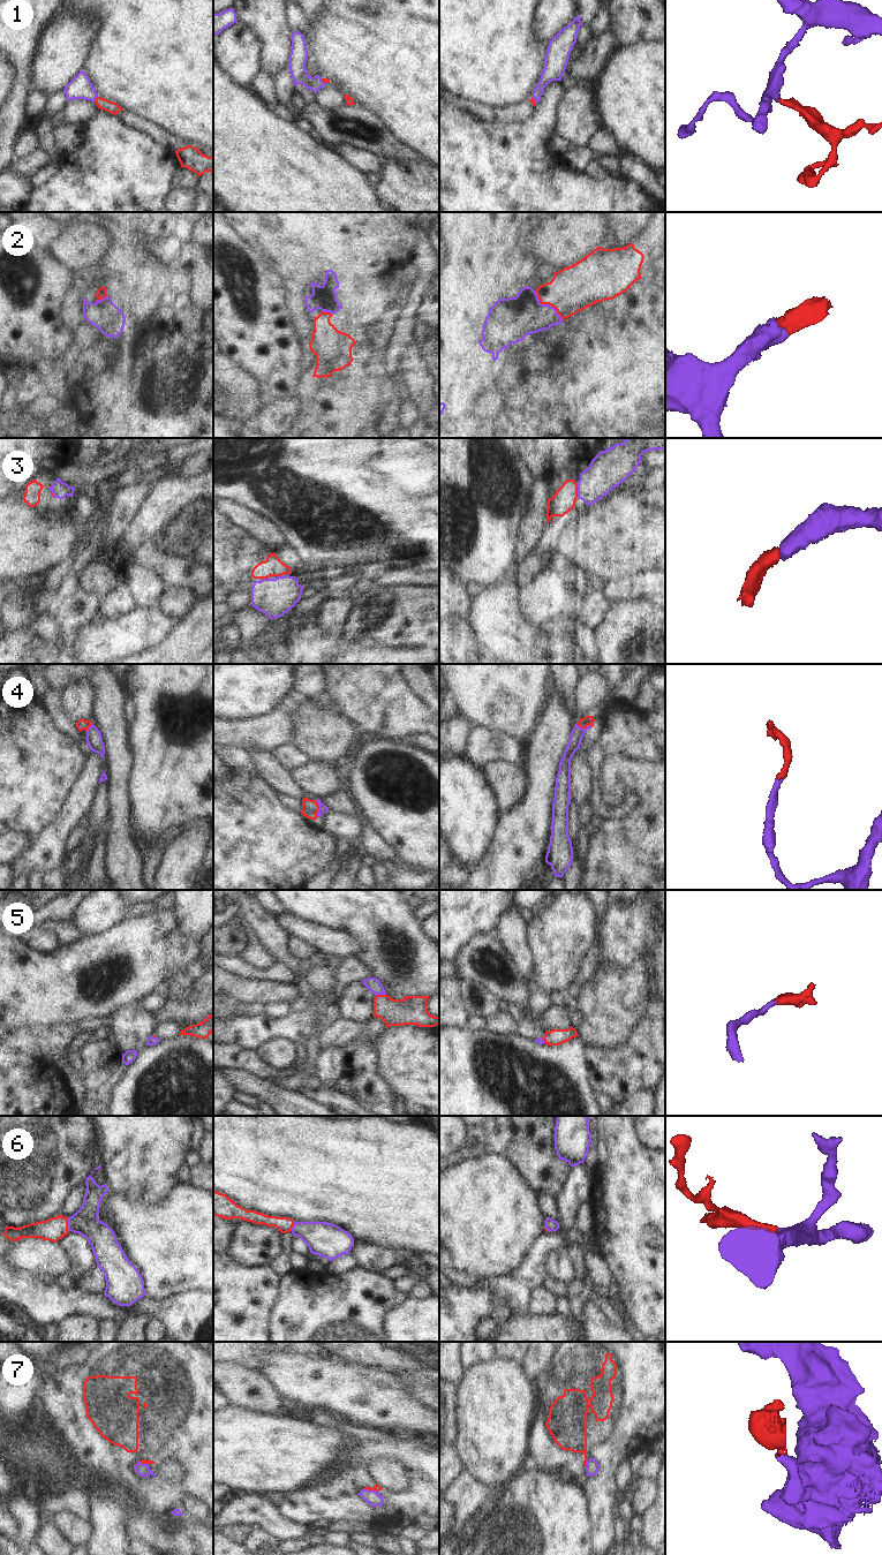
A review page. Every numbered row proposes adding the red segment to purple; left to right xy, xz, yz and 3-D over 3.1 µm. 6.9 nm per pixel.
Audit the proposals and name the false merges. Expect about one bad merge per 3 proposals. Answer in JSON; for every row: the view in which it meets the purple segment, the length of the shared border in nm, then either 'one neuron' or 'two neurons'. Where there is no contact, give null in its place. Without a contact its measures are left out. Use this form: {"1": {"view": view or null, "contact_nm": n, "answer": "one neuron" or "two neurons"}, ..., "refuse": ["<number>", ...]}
{"1": {"view": "xy", "contact_nm": 40, "answer": "one neuron"}, "2": {"view": "yz", "contact_nm": 300, "answer": "one neuron"}, "3": {"view": "yz", "contact_nm": 100, "answer": "one neuron"}, "4": {"view": "yz", "contact_nm": 120, "answer": "one neuron"}, "5": {"view": "xz", "contact_nm": 80, "answer": "one neuron"}, "6": {"view": "xy", "contact_nm": 100, "answer": "one neuron"}, "7": {"view": "yz", "contact_nm": 60, "answer": "two neurons"}, "refuse": ["7"]}

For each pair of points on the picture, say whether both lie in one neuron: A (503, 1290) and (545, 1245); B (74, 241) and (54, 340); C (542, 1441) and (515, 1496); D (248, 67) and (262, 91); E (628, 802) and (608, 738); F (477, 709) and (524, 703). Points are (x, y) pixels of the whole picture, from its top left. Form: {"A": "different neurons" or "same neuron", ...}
{"A": "same neuron", "B": "different neurons", "C": "different neurons", "D": "different neurons", "E": "same neuron", "F": "same neuron"}

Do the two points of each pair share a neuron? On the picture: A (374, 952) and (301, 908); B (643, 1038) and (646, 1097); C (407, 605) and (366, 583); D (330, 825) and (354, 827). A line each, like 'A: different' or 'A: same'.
A: same
B: different
C: different
D: same

